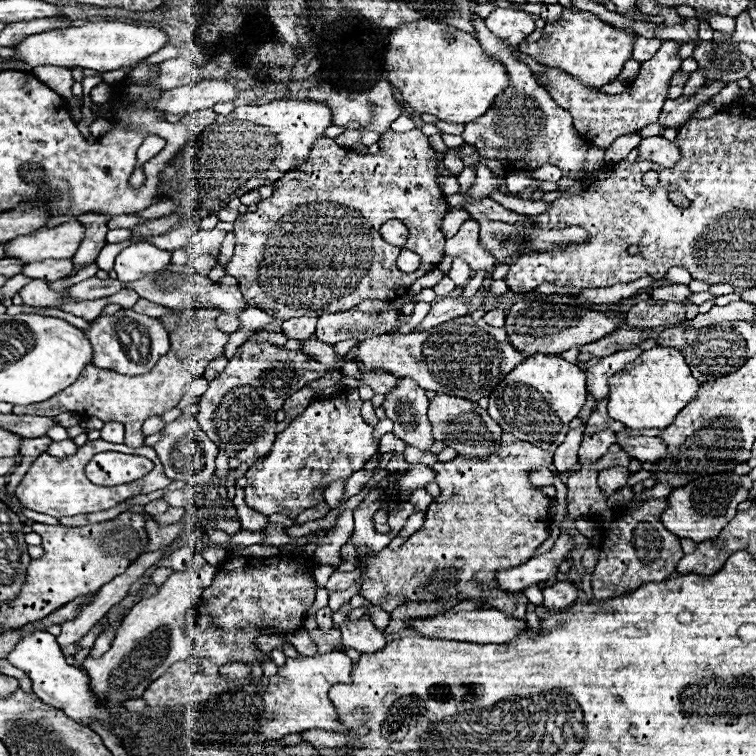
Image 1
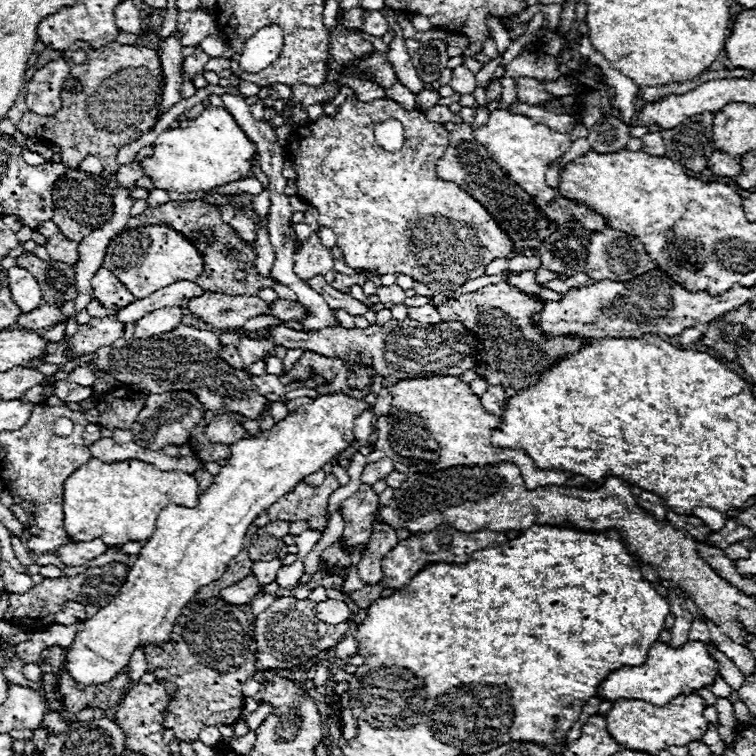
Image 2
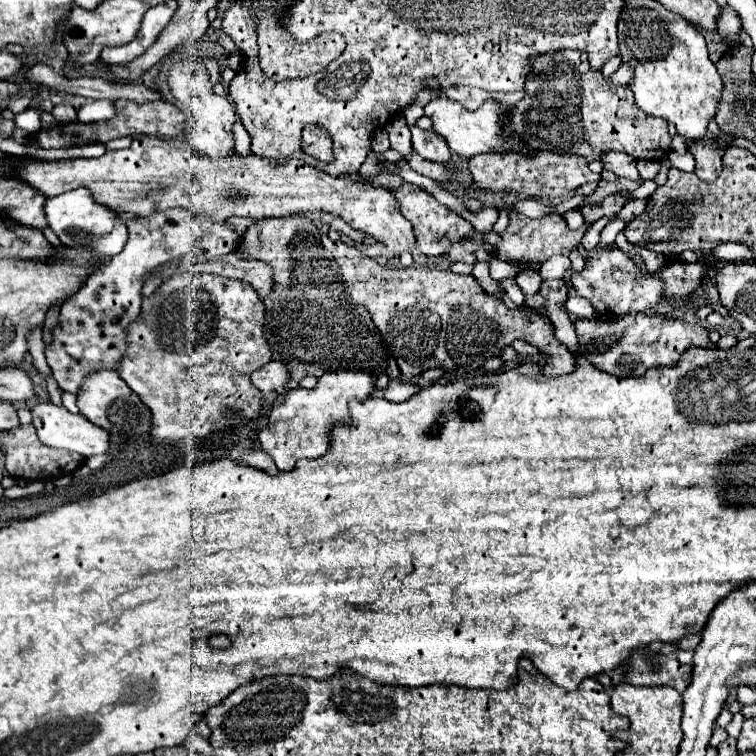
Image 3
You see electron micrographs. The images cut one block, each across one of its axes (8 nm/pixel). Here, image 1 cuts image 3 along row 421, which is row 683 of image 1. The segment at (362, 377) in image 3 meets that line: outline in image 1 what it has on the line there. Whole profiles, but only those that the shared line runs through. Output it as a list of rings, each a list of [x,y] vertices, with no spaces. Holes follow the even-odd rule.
[[[330,652],[330,654],[316,654],[316,656],[302,656],[302,658],[288,658],[284,666],[278,668],[278,674],[270,678],[268,690],[264,692],[264,714],[260,720],[260,734],[258,740],[280,740],[286,734],[304,732],[304,730],[332,730],[350,736],[364,736],[368,728],[356,728],[348,732],[348,728],[340,722],[338,712],[328,698],[328,692],[334,684],[348,684],[350,680],[352,662],[344,652]]]

